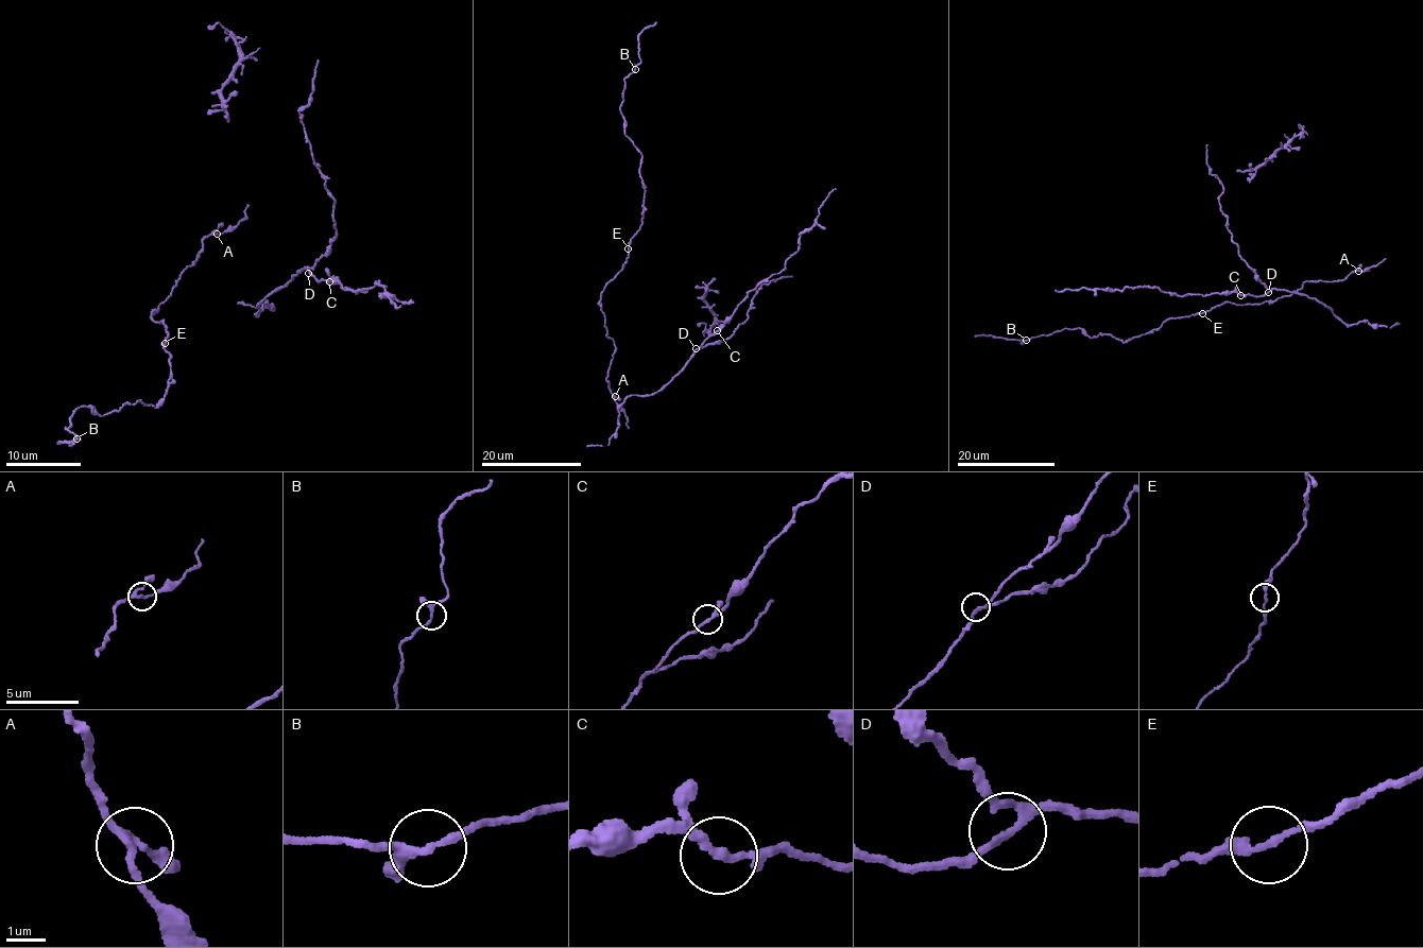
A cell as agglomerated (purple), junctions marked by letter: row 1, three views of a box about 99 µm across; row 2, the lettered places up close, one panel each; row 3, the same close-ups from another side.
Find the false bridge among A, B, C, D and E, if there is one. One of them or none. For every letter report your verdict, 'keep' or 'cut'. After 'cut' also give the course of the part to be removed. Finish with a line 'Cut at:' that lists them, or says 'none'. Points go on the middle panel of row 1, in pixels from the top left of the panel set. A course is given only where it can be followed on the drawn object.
A: keep
B: keep
C: keep
D: keep
E: keep
Cut at: none

